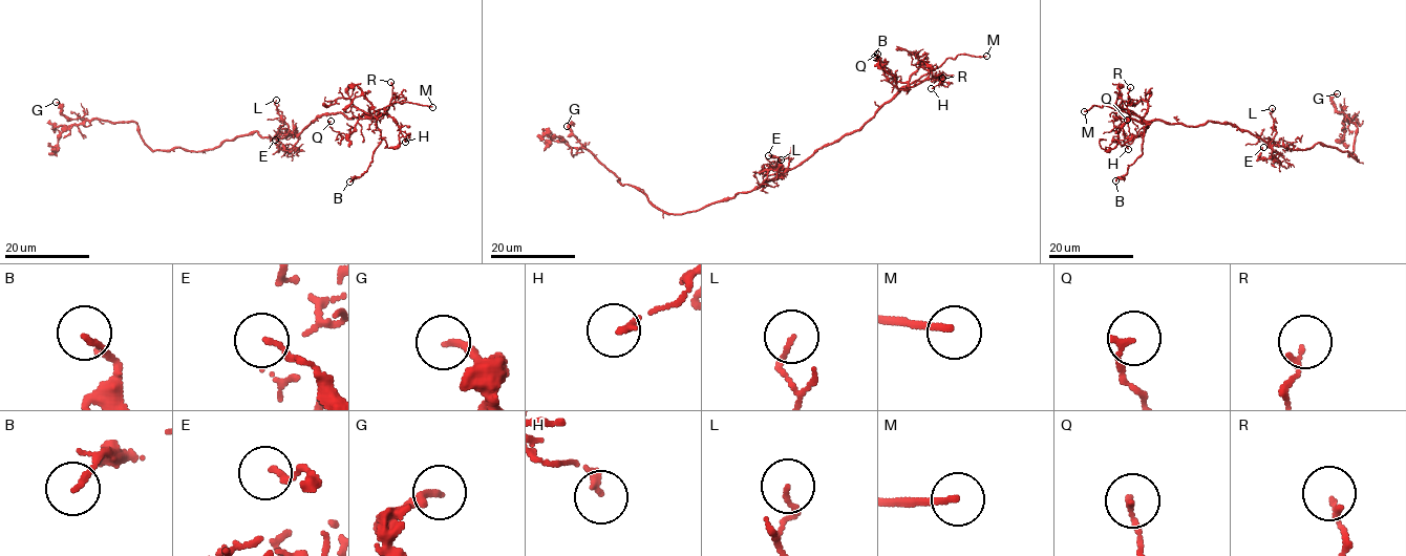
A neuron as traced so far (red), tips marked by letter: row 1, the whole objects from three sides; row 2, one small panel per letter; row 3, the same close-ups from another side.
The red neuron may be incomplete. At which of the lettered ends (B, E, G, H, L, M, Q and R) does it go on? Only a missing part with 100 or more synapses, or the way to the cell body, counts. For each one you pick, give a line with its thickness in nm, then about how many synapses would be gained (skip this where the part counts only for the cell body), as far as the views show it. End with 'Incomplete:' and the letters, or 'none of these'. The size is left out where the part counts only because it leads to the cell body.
M: 160 nm thick
Incomplete: M

